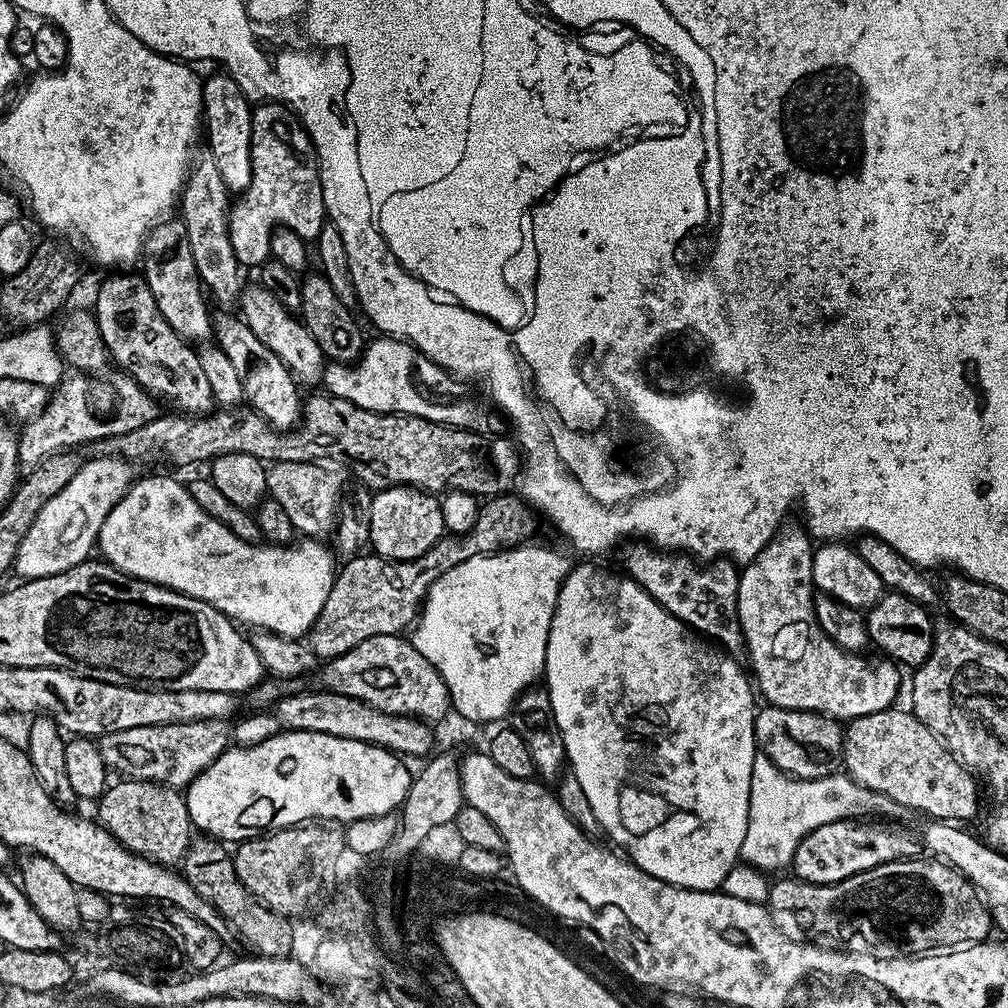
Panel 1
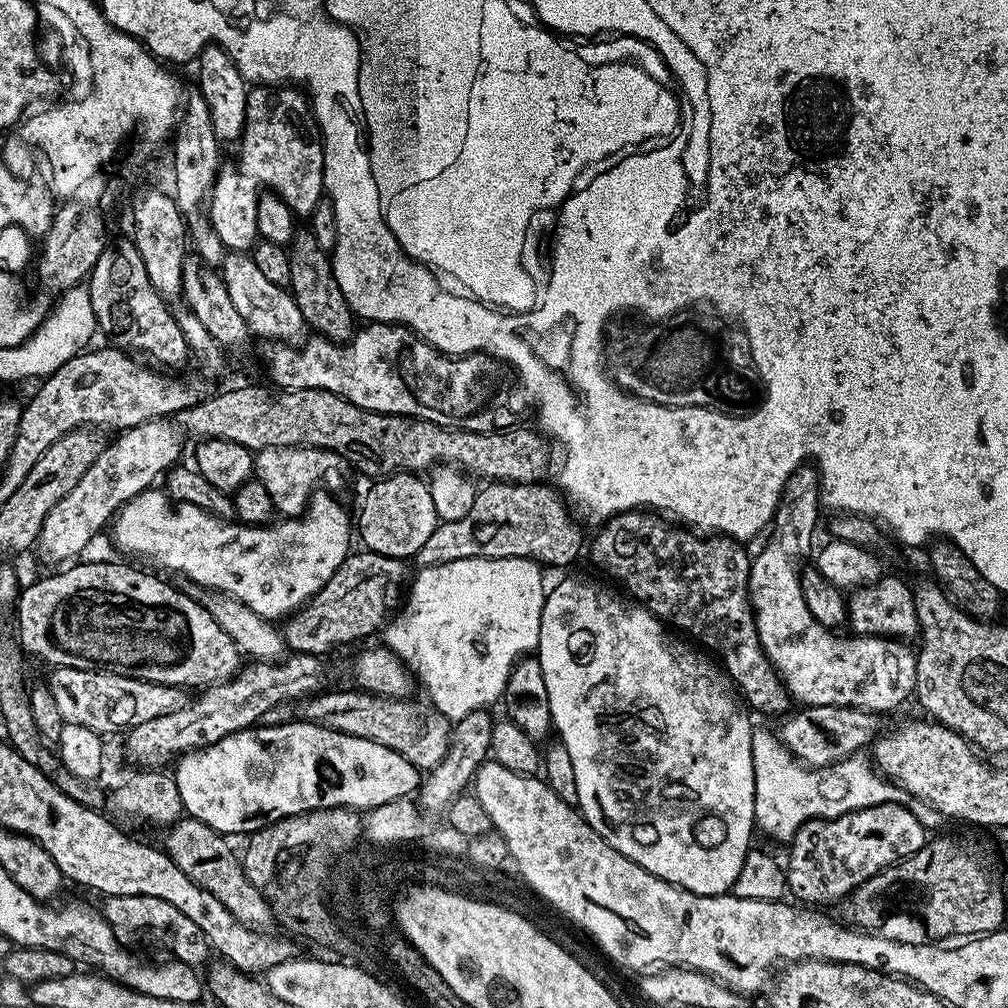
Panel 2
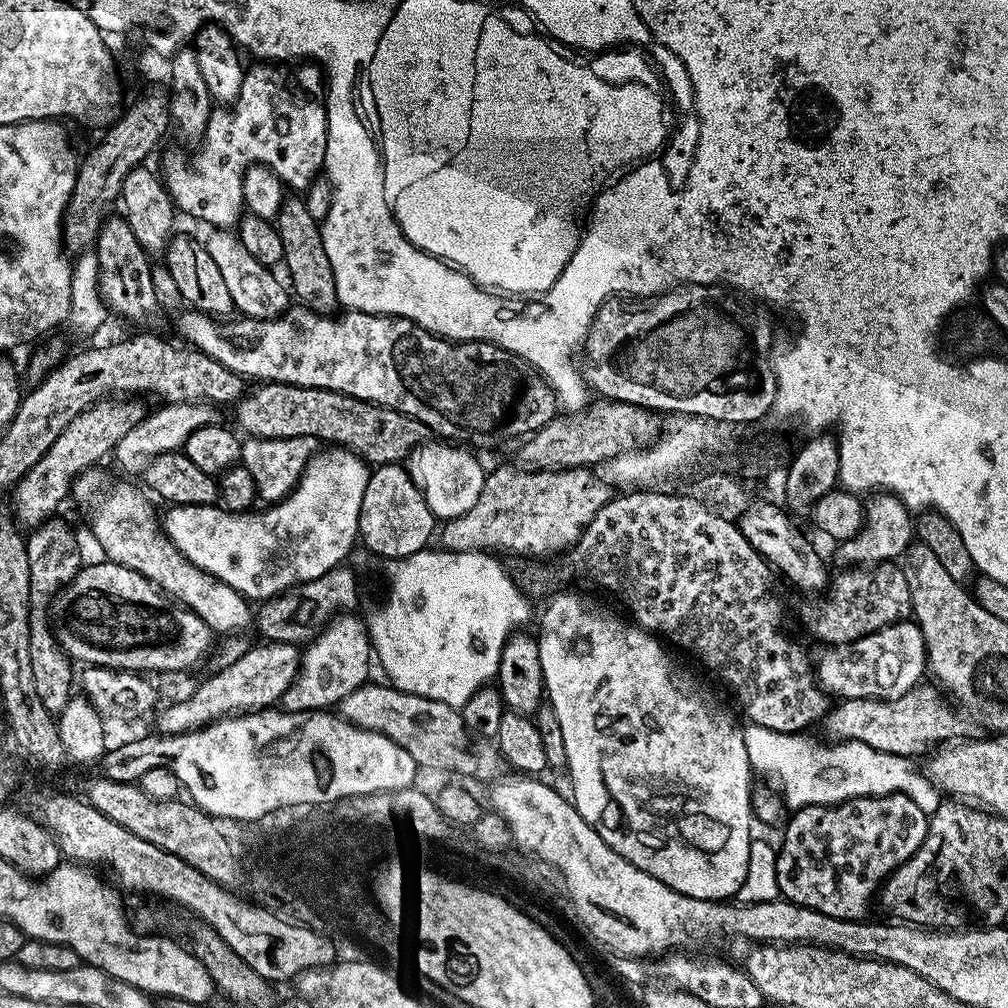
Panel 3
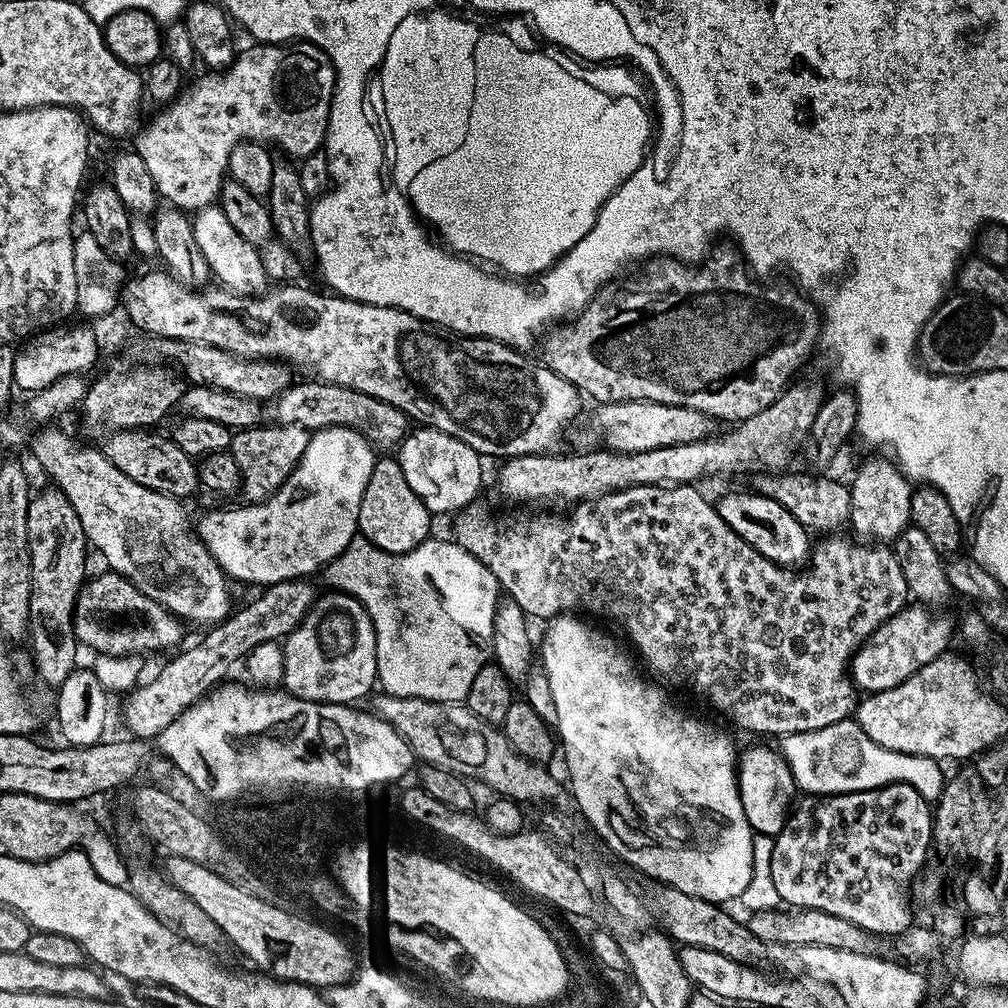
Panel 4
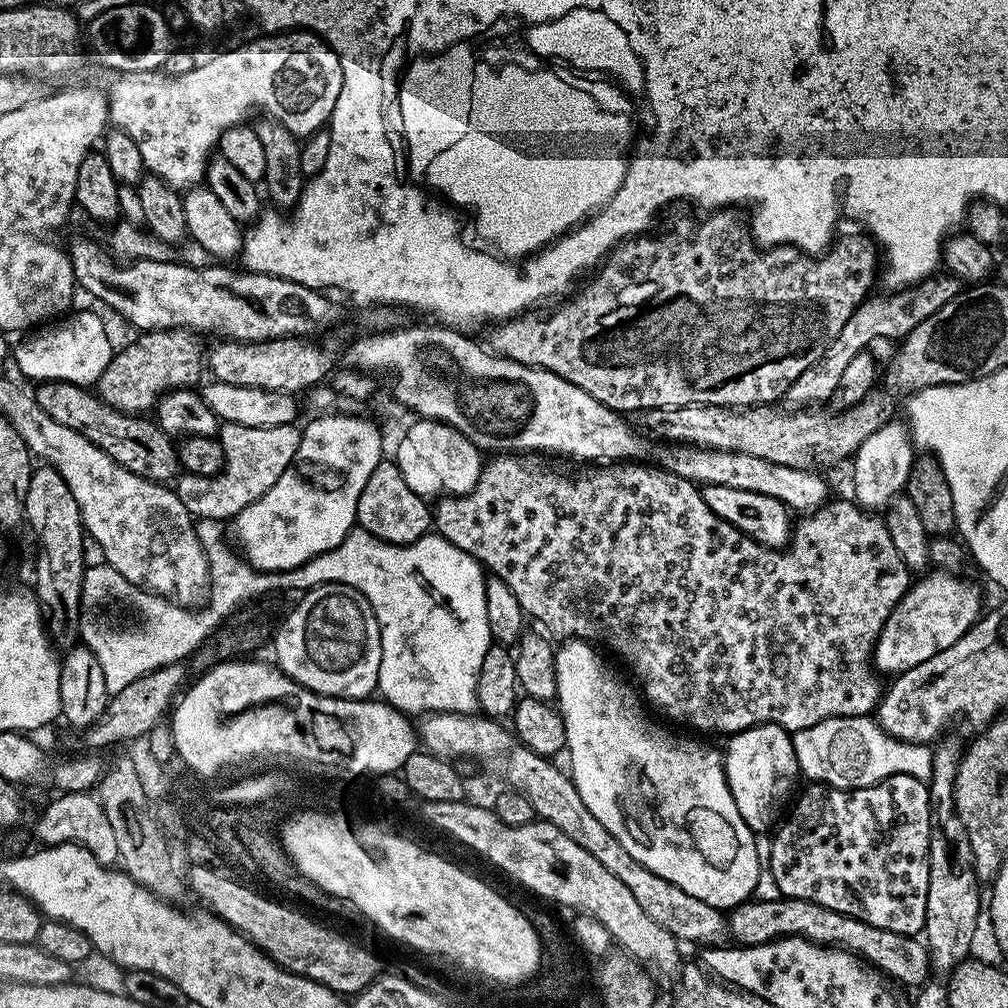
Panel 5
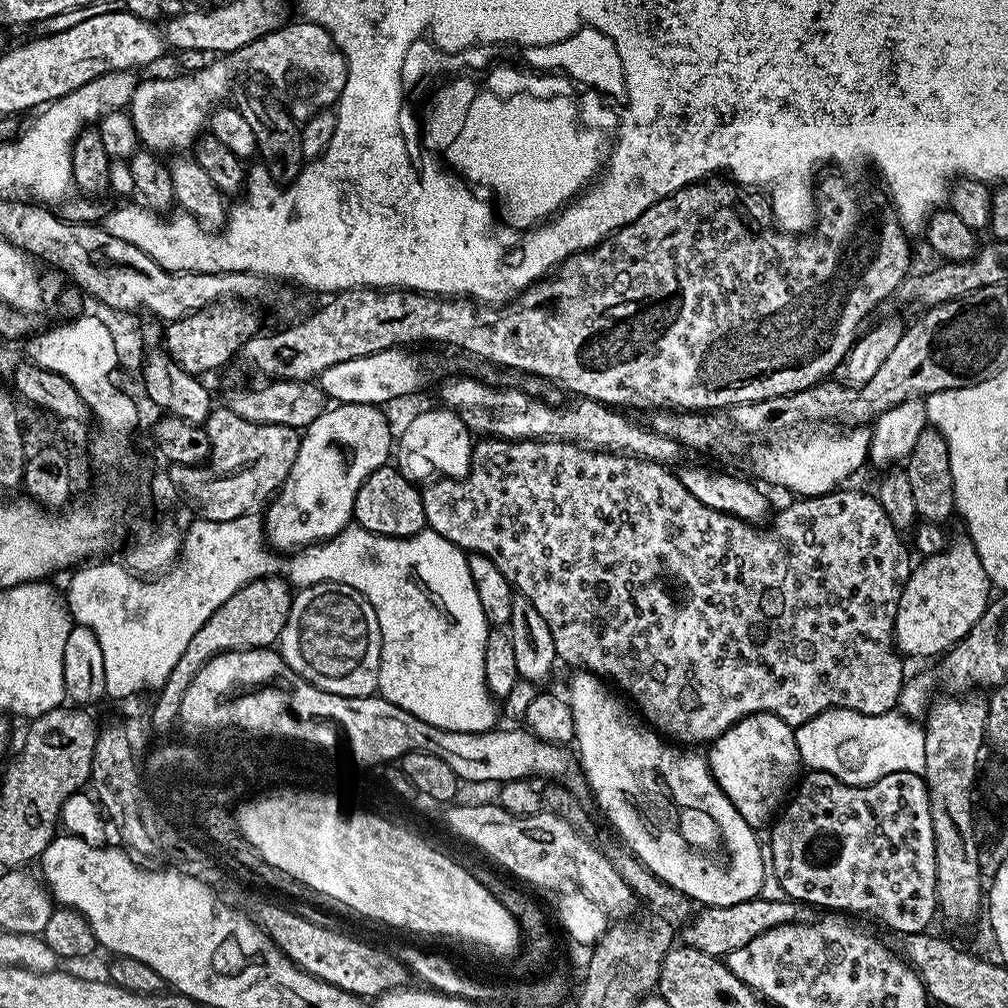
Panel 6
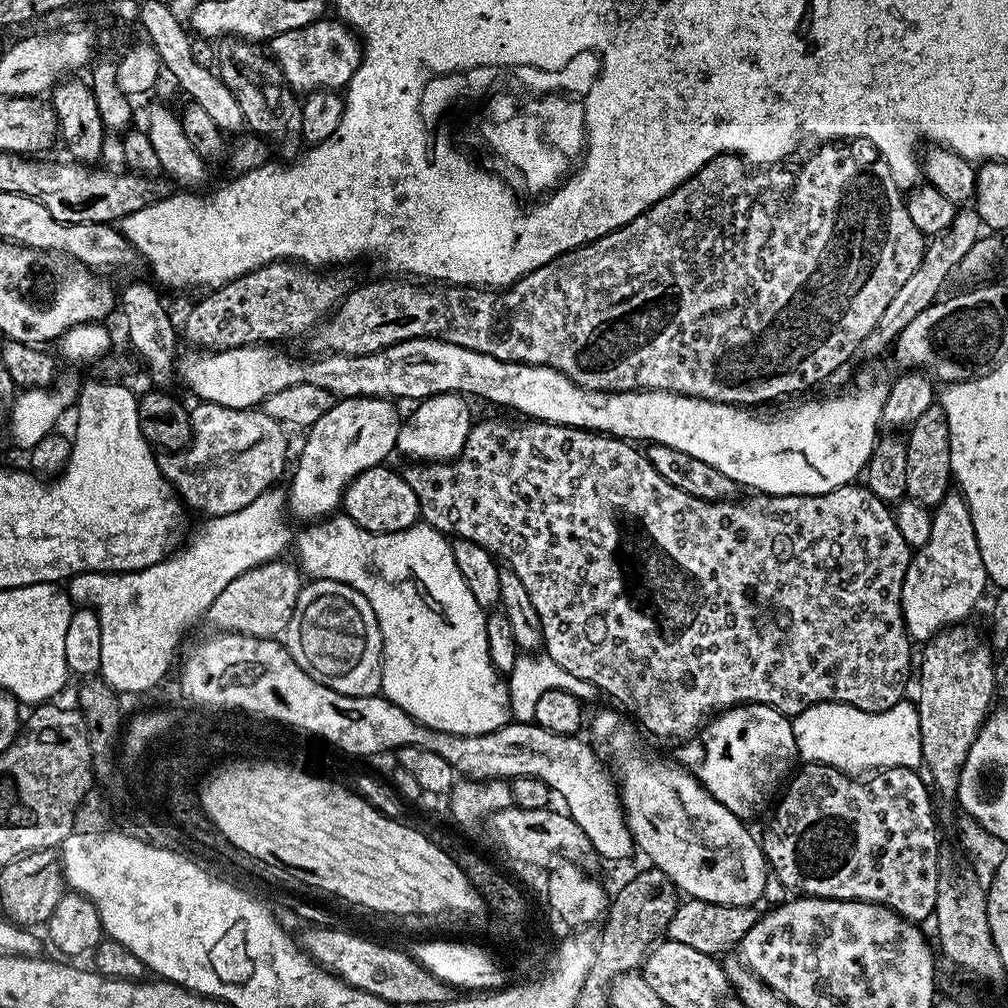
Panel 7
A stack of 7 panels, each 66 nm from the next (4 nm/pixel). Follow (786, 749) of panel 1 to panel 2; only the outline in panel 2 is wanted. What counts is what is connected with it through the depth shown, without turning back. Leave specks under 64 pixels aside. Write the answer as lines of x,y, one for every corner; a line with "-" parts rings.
804,706
798,711
800,712
794,716
787,717
789,720
778,729
778,735
788,751
801,764
810,768
828,768
831,764
842,762
848,756
857,755
861,750
867,749
881,731
881,717
859,708
839,708
838,706
810,708

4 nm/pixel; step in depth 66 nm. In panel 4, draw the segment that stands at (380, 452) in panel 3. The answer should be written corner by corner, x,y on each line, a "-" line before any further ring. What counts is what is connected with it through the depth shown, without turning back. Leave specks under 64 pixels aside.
315,378
307,381
309,384
293,383
291,388
276,397
271,405
275,423
297,424
302,428
315,430
318,428
353,428
358,434
366,437
372,443
373,449
395,449
401,445
410,432
408,415
390,402
382,402
370,394
362,394
353,388
326,384

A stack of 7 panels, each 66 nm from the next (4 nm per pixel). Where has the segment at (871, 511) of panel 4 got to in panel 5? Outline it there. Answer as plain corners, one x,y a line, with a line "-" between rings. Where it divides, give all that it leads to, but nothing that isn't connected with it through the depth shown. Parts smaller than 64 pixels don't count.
887,422
874,434
868,436
860,446
855,455
850,460
852,466
852,488
856,491
855,499
861,508
865,510
884,510
891,504
892,499
901,495
907,489
908,475
914,463
914,441
911,437
911,429
905,424
897,422

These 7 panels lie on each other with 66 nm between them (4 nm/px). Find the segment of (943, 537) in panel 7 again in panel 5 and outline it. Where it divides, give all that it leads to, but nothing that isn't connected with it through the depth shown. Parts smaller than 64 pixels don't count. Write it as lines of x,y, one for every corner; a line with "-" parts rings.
932,570
909,587
894,606
890,618
886,618
876,639
871,663
877,673
899,674
918,666
918,662
926,662
926,658
934,658
934,654
946,650
946,646
954,646
980,619
980,588
962,577
955,572

